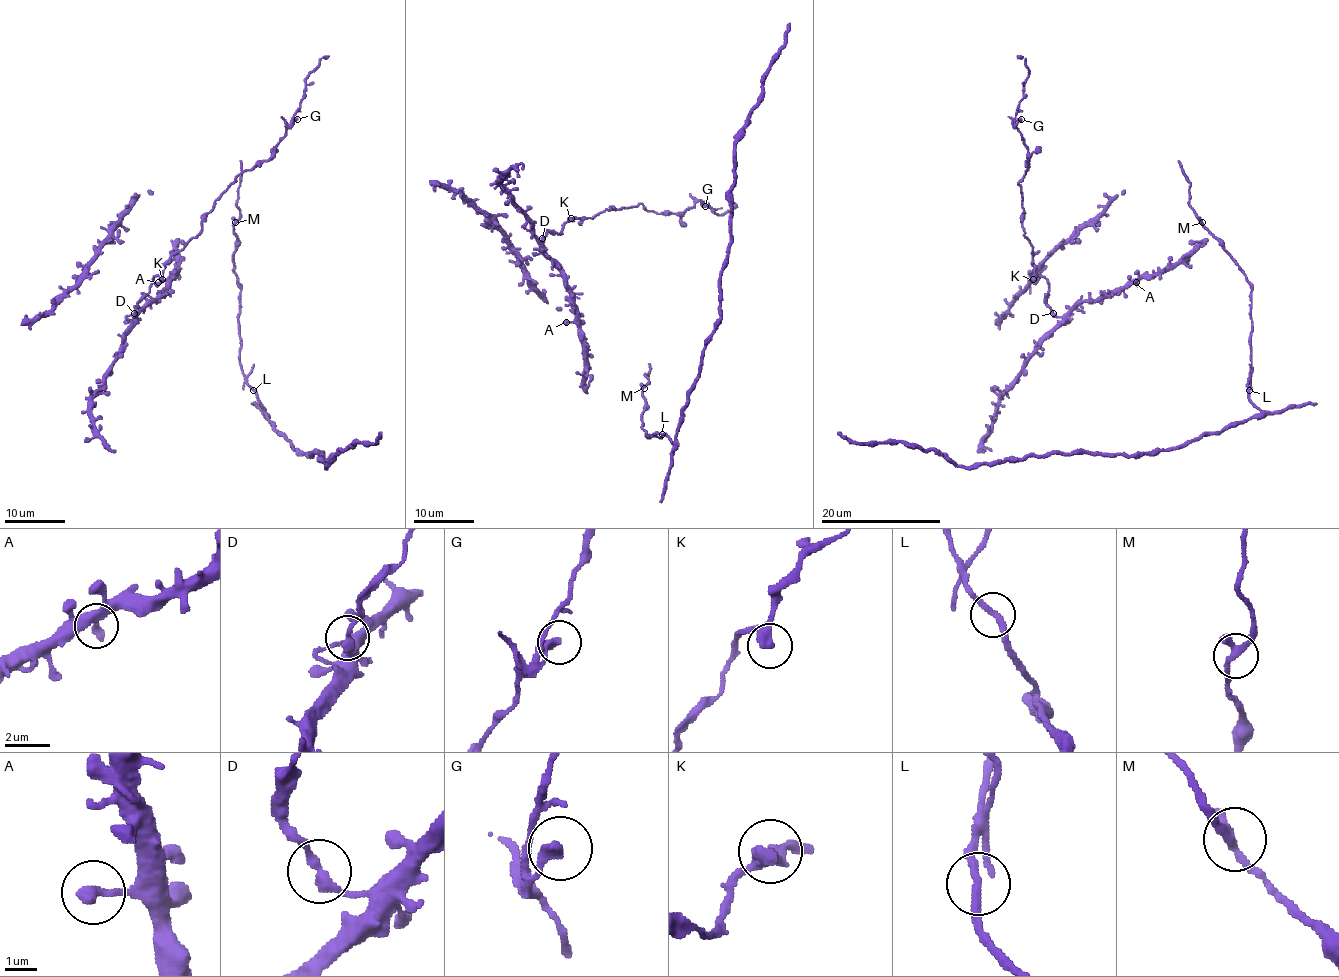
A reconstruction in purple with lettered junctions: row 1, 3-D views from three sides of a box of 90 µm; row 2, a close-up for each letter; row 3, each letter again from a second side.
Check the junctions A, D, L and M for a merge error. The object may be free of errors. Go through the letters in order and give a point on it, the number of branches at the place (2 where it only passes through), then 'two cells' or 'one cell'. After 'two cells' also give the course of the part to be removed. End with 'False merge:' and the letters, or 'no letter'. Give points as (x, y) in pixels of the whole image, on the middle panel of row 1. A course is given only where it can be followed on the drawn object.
A: place (566, 322); branches 1; one cell
D: place (542, 238); branches 2; two cells; course (542, 238), (610, 208), (641, 203), (674, 214), (702, 200), (717, 214), (732, 202)
L: place (662, 434); branches 2; one cell
M: place (644, 388); branches 2; one cell
False merge: D

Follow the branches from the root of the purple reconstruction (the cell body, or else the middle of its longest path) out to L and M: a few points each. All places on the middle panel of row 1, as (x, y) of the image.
L: (642, 418), (647, 437), (662, 434)
M: (642, 418), (644, 388)

